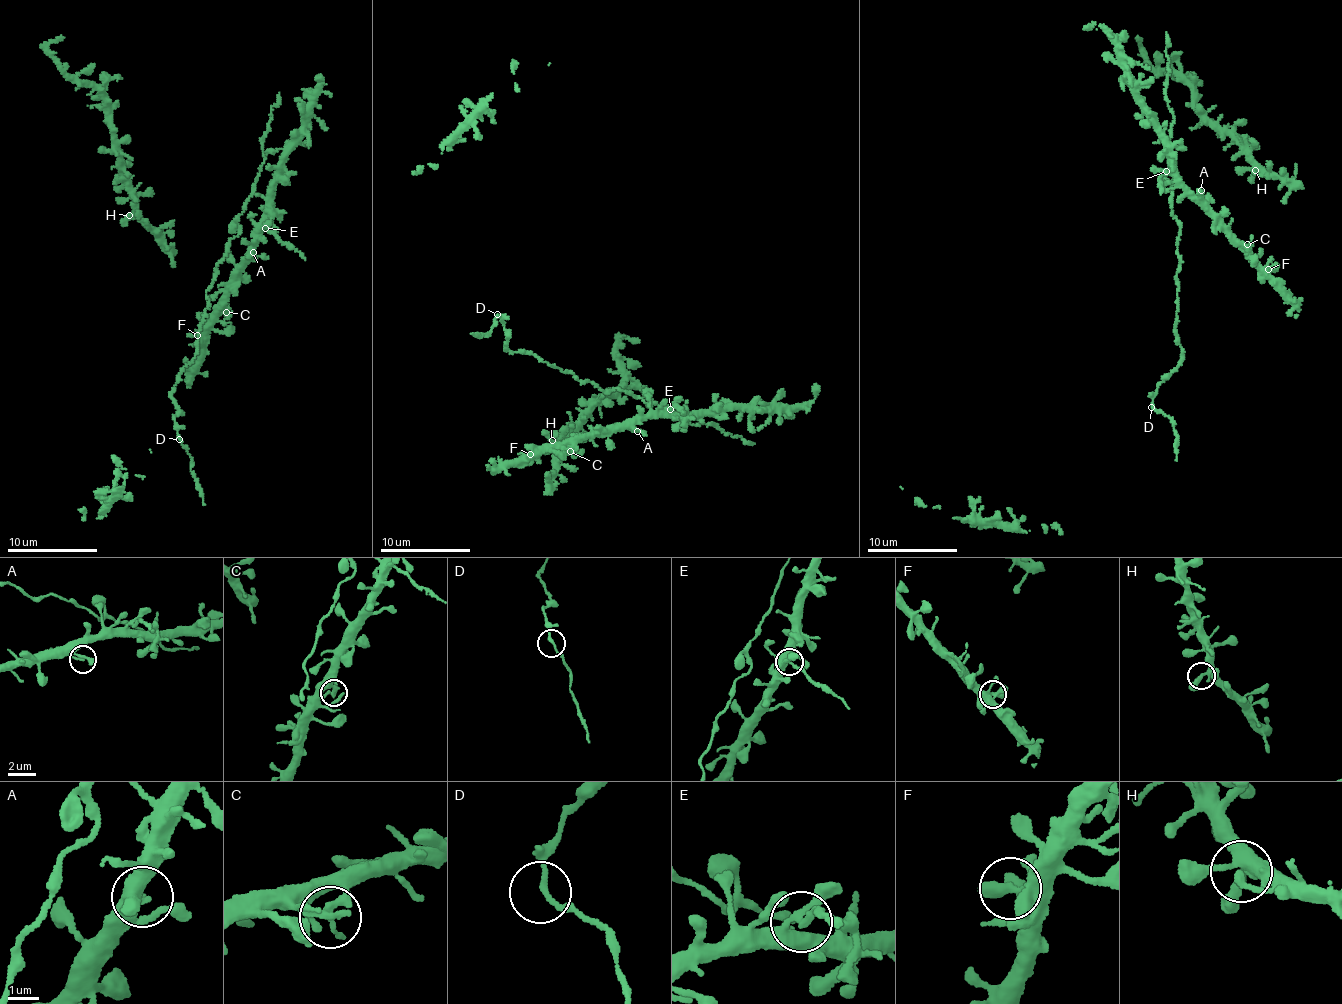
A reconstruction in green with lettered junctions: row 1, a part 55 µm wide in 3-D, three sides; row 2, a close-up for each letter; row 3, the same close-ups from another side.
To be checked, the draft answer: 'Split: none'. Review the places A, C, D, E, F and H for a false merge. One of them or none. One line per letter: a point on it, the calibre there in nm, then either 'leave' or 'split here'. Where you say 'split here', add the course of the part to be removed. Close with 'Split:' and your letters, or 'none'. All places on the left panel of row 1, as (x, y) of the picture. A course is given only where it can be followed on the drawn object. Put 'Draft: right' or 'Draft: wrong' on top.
Draft: wrong
A: (253, 252) | 200 nm | leave
C: (226, 312) | 240 nm | leave
D: (179, 439) | 160 nm | leave
E: (265, 228) | 200 nm | split here | (266, 228), (305, 260)
F: (197, 335) | 280 nm | leave
H: (129, 215) | 280 nm | leave
Split: E

